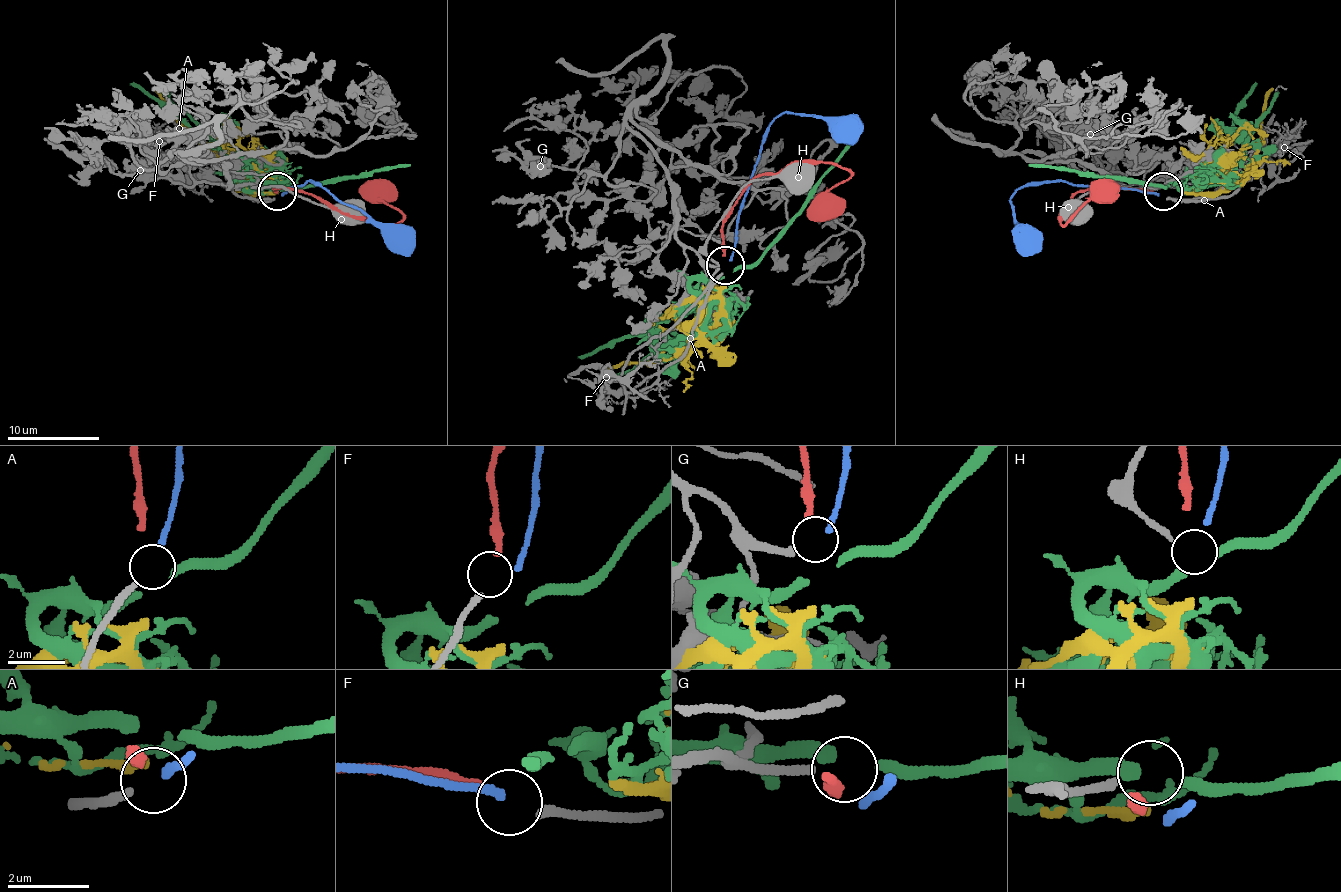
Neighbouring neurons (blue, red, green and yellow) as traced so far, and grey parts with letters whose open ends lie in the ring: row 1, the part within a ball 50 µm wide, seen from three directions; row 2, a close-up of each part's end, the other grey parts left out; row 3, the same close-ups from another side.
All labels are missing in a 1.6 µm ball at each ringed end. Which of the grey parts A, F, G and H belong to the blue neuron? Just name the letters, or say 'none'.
A

